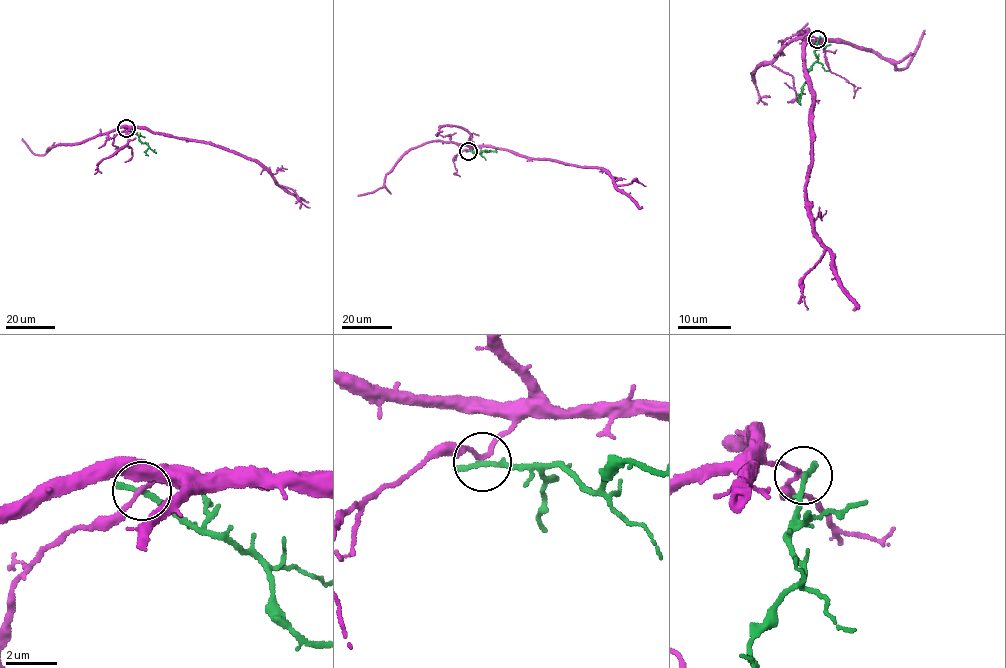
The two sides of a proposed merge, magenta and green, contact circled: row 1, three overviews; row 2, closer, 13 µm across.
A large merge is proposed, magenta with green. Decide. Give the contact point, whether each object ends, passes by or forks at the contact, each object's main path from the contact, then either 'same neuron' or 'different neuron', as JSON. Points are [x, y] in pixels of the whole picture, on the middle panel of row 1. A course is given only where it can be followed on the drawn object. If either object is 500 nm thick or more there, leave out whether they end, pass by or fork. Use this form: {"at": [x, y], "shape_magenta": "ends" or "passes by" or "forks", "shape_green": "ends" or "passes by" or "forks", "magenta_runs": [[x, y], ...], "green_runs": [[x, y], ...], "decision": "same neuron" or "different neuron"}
{"at": [468, 151], "shape_magenta": "passes by", "shape_green": "ends", "magenta_runs": [[468, 150], [472, 146], [492, 146], [530, 158], [595, 167], [606, 171], [617, 185], [635, 180], [646, 185]], "green_runs": [[468, 151], [489, 152]], "decision": "different neuron"}

